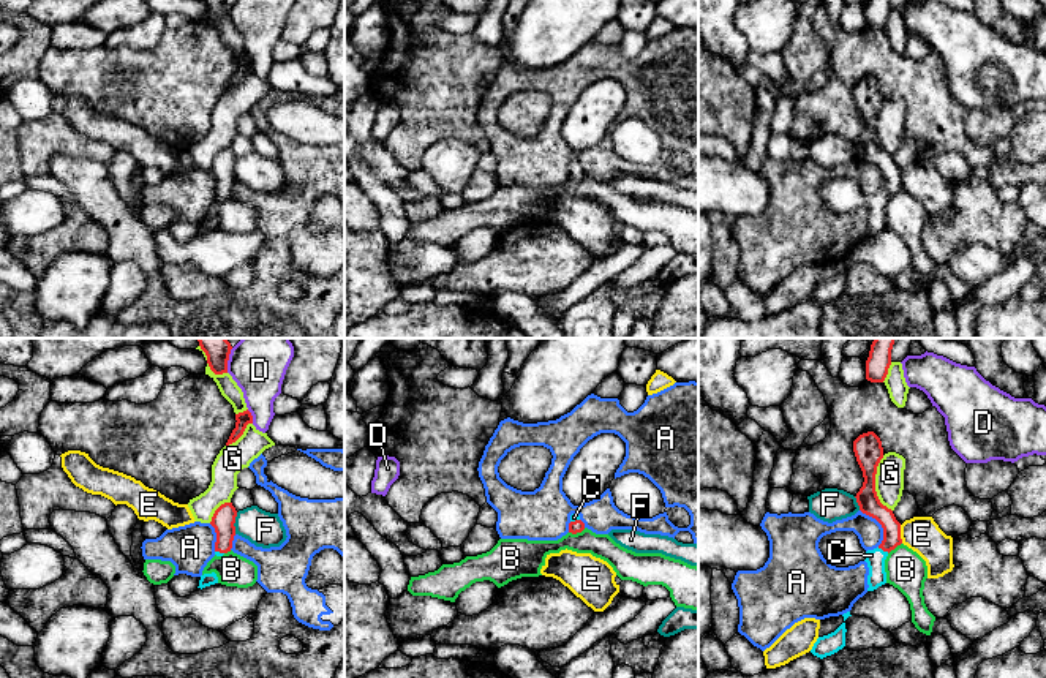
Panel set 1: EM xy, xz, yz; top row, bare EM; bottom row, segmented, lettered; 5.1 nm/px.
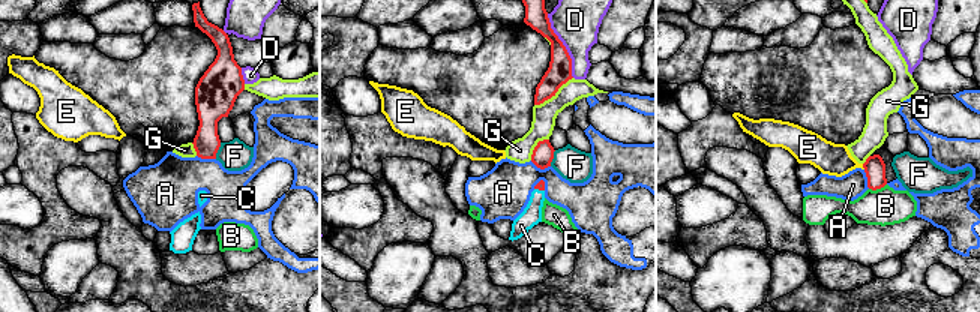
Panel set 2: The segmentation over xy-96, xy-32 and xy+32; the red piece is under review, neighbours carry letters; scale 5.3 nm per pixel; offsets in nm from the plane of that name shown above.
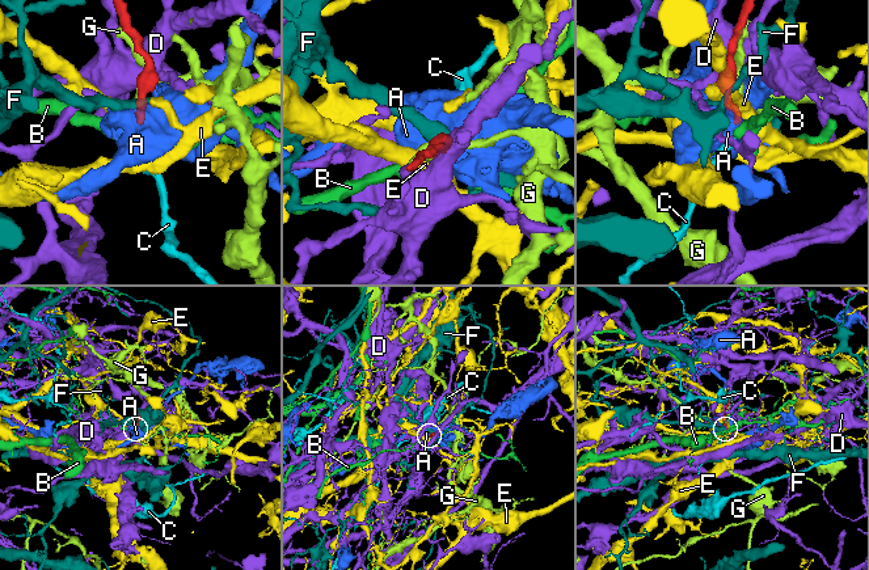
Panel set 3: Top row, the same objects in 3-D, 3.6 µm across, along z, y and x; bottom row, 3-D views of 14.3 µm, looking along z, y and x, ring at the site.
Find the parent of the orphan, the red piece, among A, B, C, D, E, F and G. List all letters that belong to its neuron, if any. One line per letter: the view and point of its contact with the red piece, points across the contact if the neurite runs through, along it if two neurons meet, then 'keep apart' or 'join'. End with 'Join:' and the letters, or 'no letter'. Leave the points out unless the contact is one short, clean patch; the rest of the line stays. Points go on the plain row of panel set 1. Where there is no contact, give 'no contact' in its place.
A: contact yz (880, 169); border yz (860, 155), (880, 171), (882, 188), (879, 192); keep apart
B: contact xz (577, 177); border xz (585, 174), (569, 179); keep apart
C: contact yz (884, 196); way yz (869, 150), (888, 169), (884, 196), (876, 204); join
D: contact xy (252, 62); keep apart
E: contact yz (899, 180); border yz (899, 171), (903, 188); keep apart
F: contact xy (234, 168); border xy (237, 158), (234, 179); keep apart
G: contact yz (874, 130); keep apart
Join: C

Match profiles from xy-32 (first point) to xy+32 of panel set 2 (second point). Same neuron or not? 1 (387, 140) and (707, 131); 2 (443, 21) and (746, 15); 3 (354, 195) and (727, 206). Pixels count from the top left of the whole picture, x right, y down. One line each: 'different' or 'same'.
1: same
2: same
3: same

